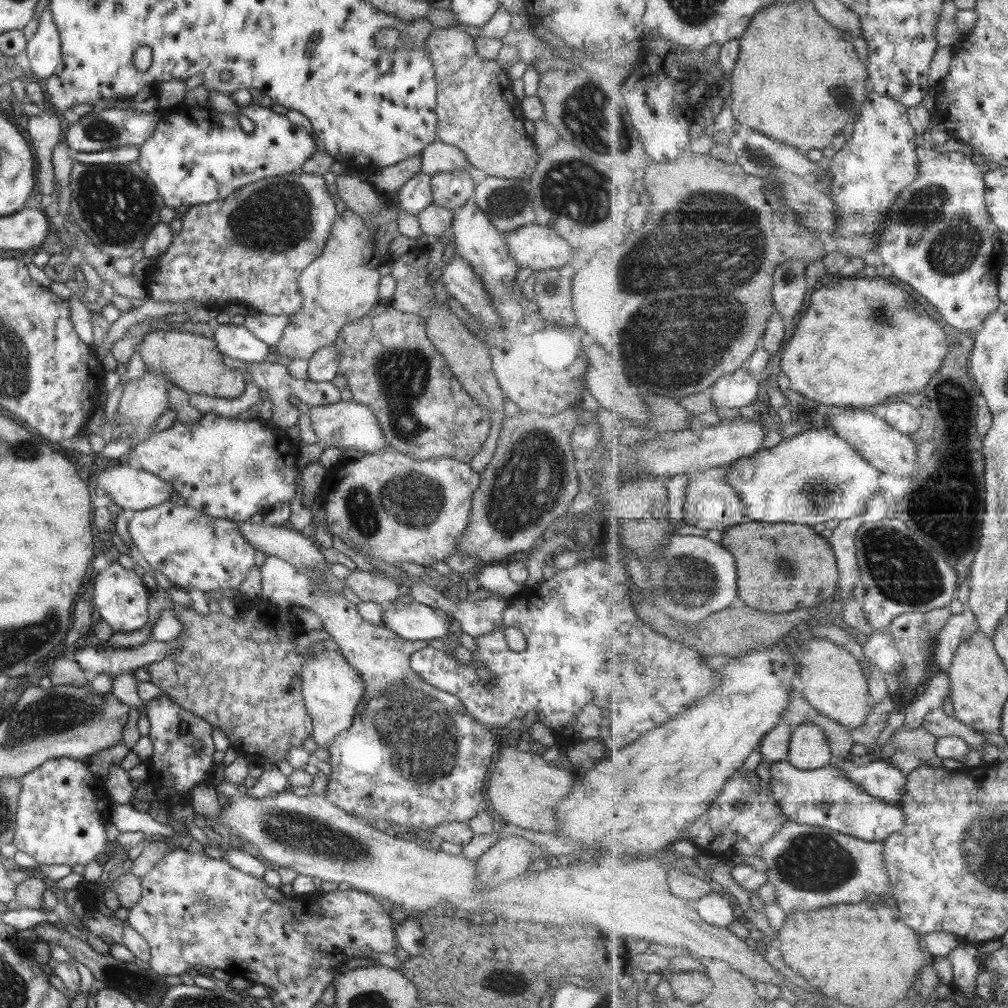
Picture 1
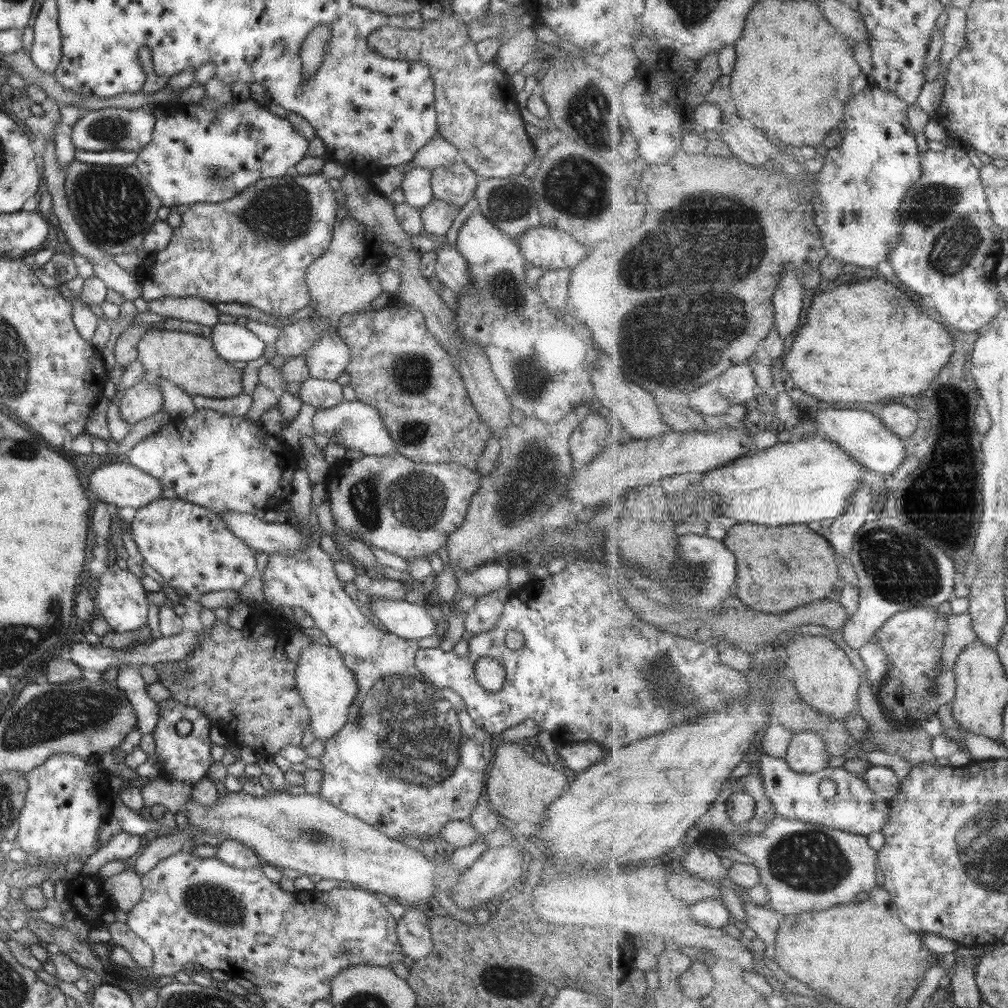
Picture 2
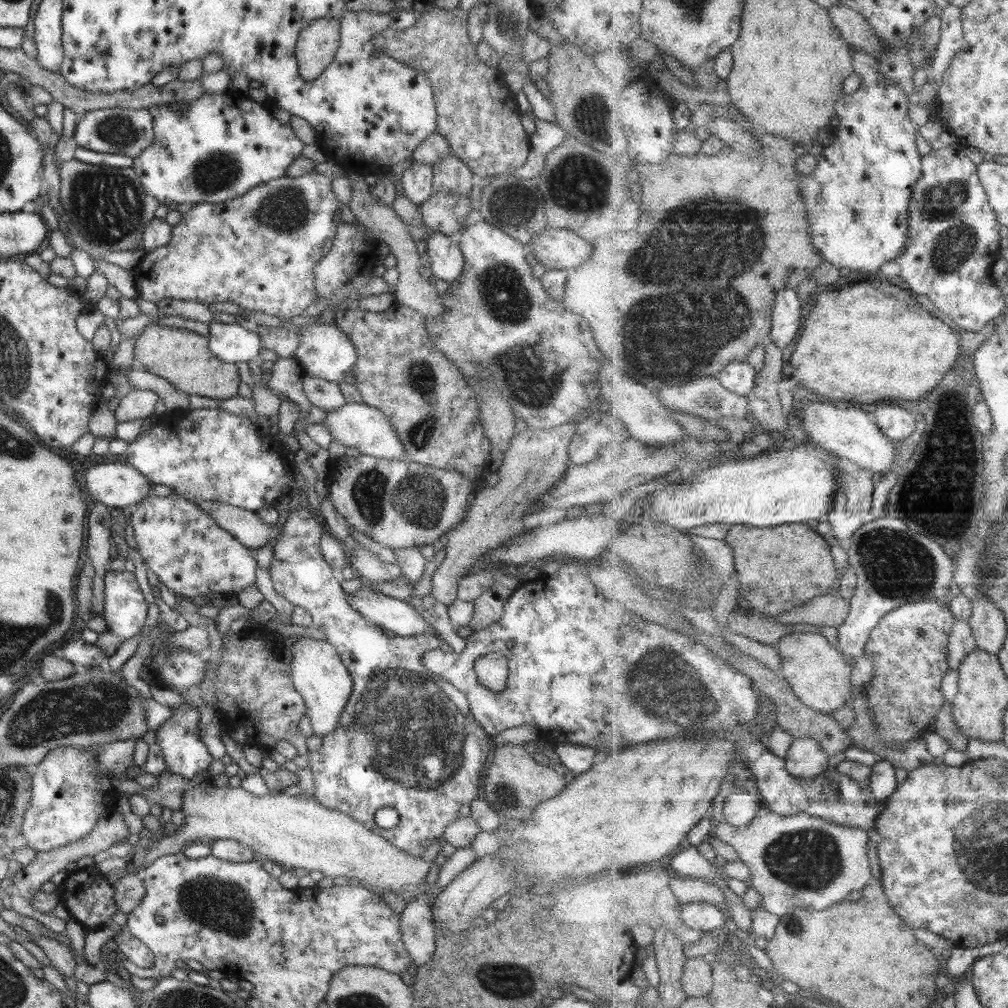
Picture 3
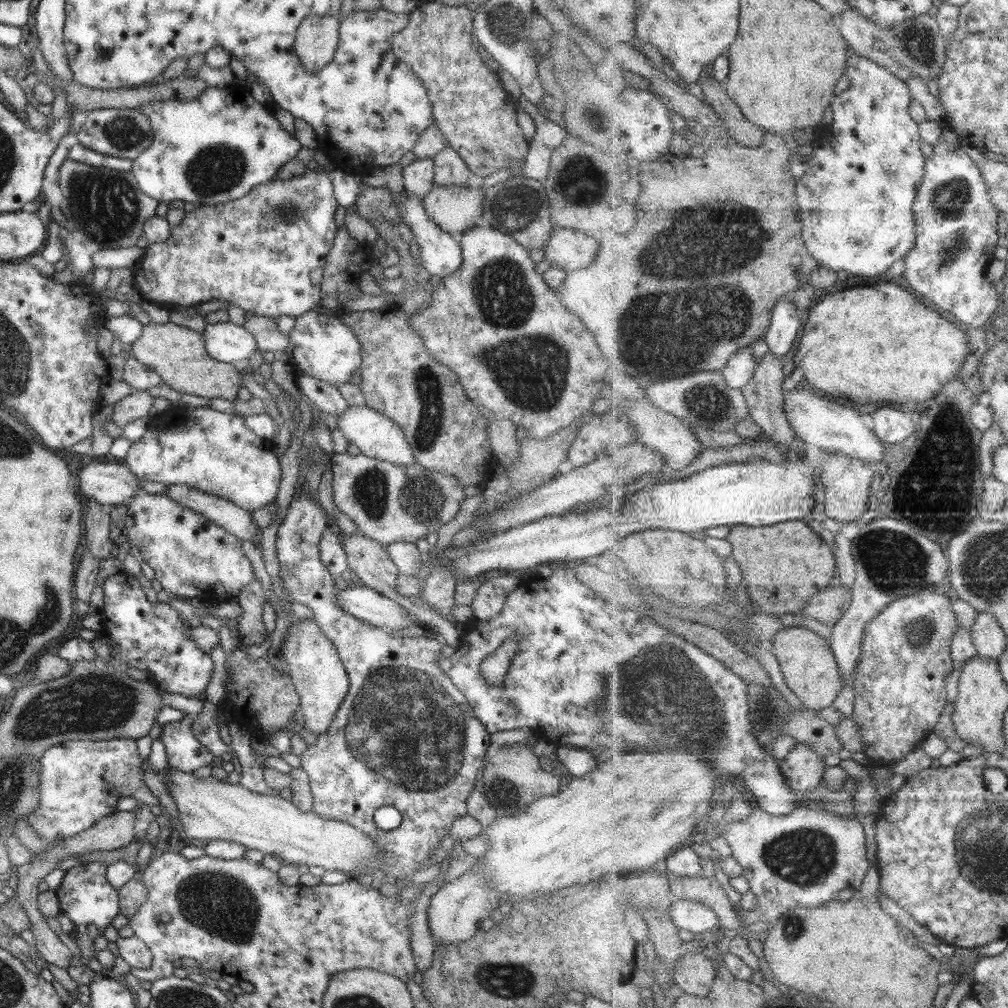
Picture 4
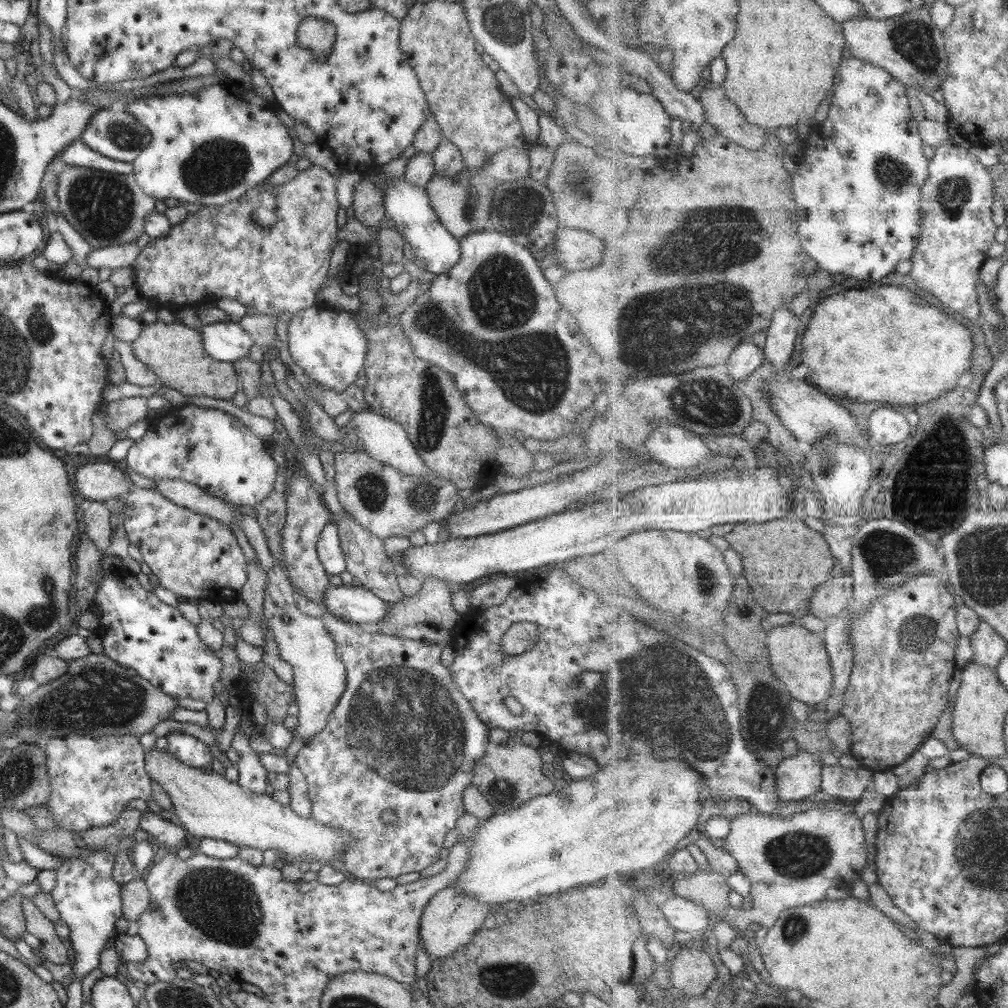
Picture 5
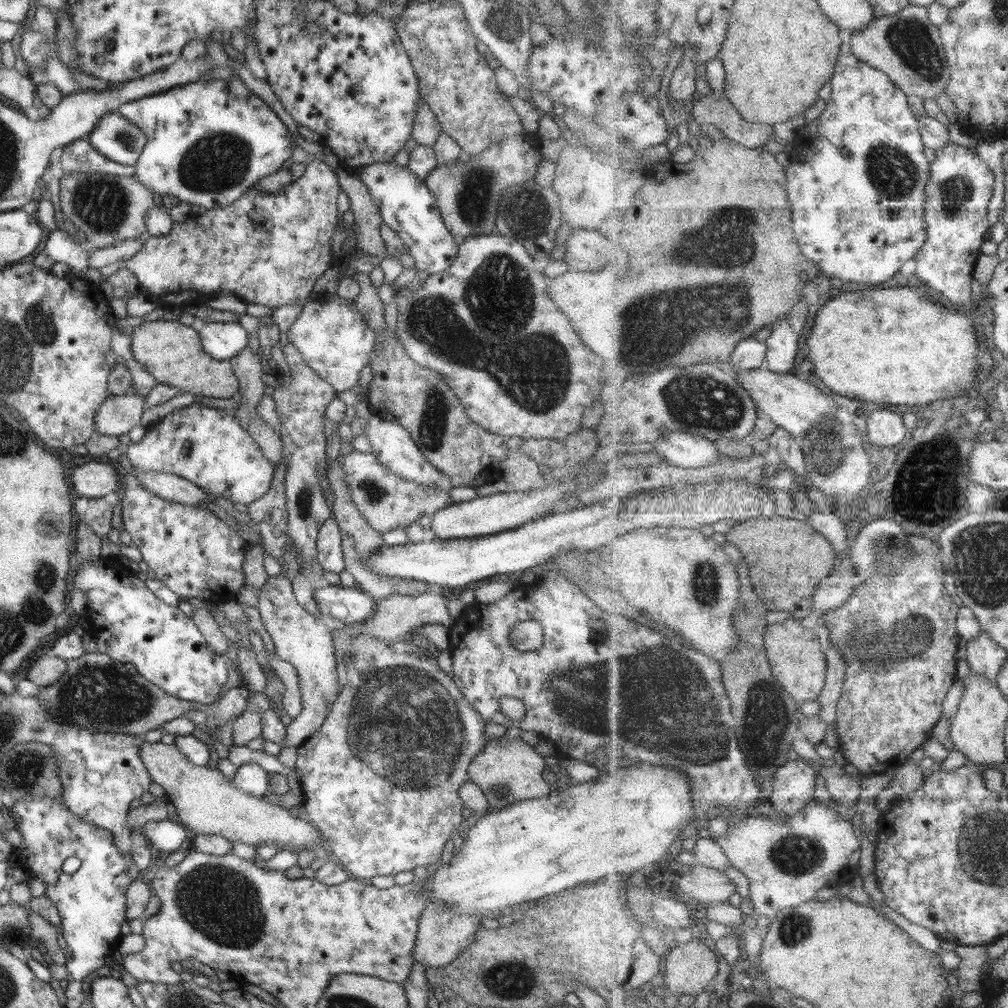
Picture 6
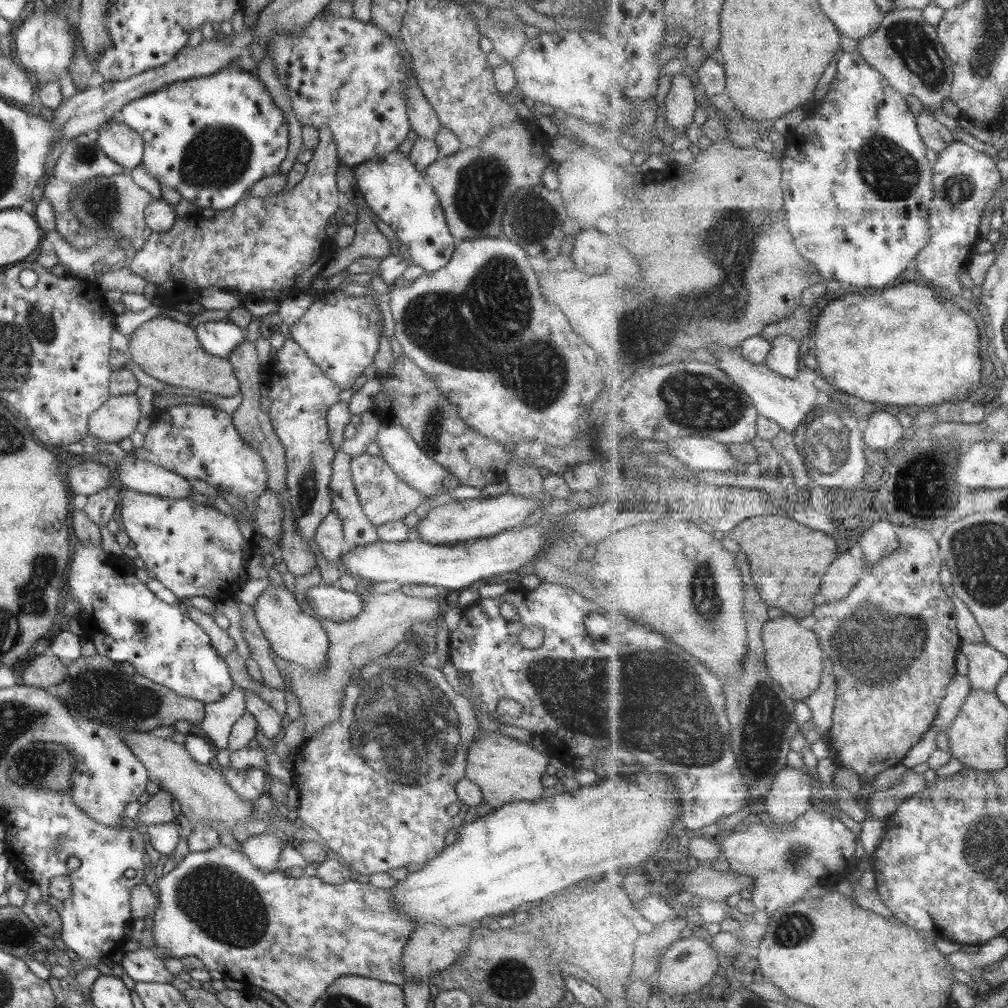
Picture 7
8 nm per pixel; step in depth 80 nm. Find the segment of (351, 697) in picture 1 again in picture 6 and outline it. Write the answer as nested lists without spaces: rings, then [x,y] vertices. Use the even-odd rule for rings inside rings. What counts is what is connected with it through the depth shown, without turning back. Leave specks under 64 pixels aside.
[[[269,577],[258,590],[259,618],[271,637],[275,654],[295,667],[297,686],[301,698],[301,713],[290,724],[285,726],[283,747],[299,747],[313,732],[323,724],[330,704],[341,690],[336,674],[336,664],[332,636],[321,623],[319,616],[307,613],[297,605],[291,593],[291,578]]]

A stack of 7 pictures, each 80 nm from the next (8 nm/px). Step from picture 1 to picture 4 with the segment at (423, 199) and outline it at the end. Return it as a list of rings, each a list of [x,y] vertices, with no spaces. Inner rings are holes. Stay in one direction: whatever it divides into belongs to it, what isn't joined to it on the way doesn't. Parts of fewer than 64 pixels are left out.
[[[420,158],[402,168],[402,183],[404,191],[419,200],[431,190],[433,185],[432,159]]]

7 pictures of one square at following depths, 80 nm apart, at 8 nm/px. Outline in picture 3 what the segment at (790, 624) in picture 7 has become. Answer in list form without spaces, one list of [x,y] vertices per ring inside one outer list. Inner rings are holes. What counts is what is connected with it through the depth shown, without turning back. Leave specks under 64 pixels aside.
[[[791,632],[780,638],[776,647],[782,658],[780,673],[806,706],[829,715],[846,704],[849,706],[847,700],[852,700],[852,691],[855,690],[851,686],[853,665],[846,661],[842,651],[833,646],[823,634]]]

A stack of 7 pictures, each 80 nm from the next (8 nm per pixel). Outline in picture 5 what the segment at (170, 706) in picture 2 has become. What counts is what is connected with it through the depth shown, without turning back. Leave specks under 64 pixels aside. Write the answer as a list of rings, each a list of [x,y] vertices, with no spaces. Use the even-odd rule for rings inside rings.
[[[171,733],[165,740],[167,754],[184,765],[200,769],[212,760],[210,748],[189,734]]]

